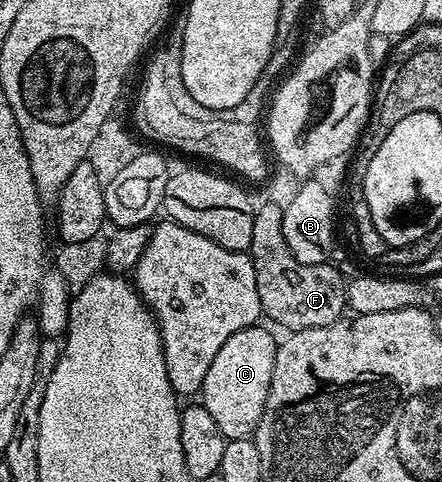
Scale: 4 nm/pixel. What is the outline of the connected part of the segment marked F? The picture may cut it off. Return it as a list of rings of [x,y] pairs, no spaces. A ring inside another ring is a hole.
[[[266,200],[256,208],[252,240],[247,254],[253,261],[257,293],[263,315],[285,331],[320,328],[344,318],[348,310],[345,275],[330,262],[301,263],[293,256],[283,233],[283,207],[280,202]]]

